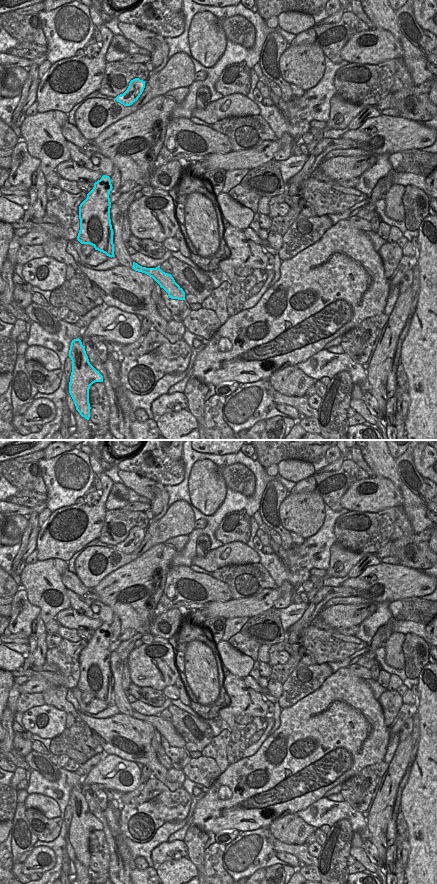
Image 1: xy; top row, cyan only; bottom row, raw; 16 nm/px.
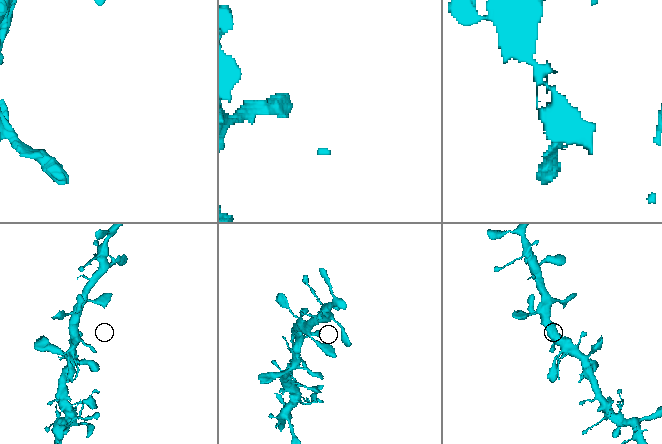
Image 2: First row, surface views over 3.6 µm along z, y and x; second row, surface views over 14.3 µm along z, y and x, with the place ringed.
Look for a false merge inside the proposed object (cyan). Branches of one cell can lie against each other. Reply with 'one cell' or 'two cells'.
one cell

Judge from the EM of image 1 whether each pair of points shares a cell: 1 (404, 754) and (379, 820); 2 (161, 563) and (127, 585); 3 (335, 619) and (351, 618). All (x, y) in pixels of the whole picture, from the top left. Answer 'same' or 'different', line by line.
1: same
2: same
3: same

